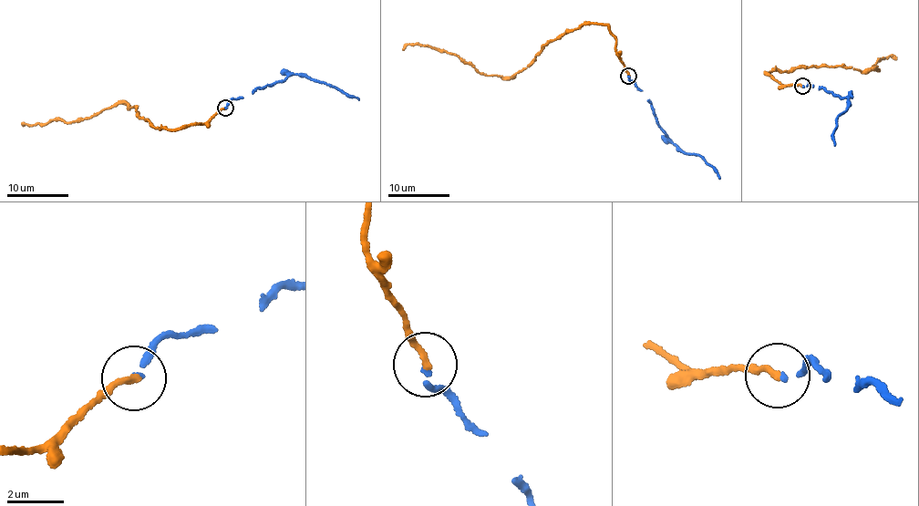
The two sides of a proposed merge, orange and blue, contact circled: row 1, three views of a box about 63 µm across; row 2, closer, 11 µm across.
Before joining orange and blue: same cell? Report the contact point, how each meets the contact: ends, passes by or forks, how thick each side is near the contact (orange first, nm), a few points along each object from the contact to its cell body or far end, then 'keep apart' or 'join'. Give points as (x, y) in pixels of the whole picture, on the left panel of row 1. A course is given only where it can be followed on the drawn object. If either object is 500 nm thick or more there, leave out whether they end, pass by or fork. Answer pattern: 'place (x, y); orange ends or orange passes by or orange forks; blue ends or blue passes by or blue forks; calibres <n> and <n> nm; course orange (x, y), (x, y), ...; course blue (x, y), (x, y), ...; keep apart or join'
place (225, 108); orange ends; blue ends; calibres 240 and 190 nm; course orange (224, 108), (207, 121), (177, 129), (151, 126), (136, 107), (117, 103), (69, 123), (54, 118), (24, 126); course blue (224, 108), (232, 99), (243, 98), (257, 88), (295, 75), (330, 84), (359, 100); join

